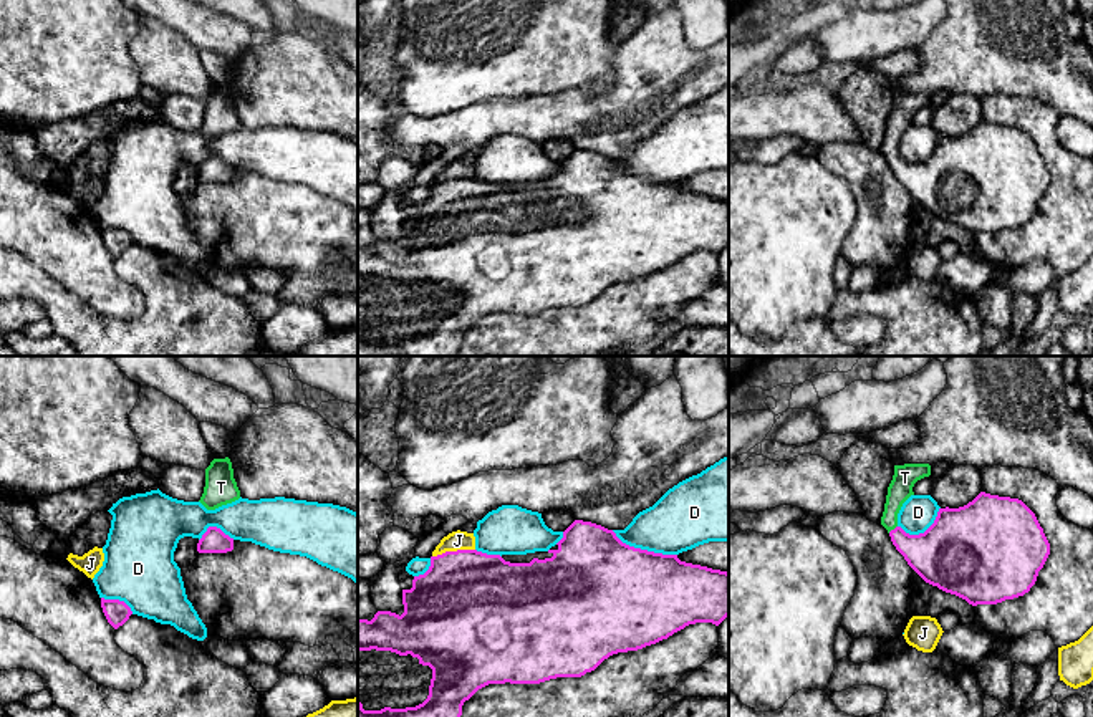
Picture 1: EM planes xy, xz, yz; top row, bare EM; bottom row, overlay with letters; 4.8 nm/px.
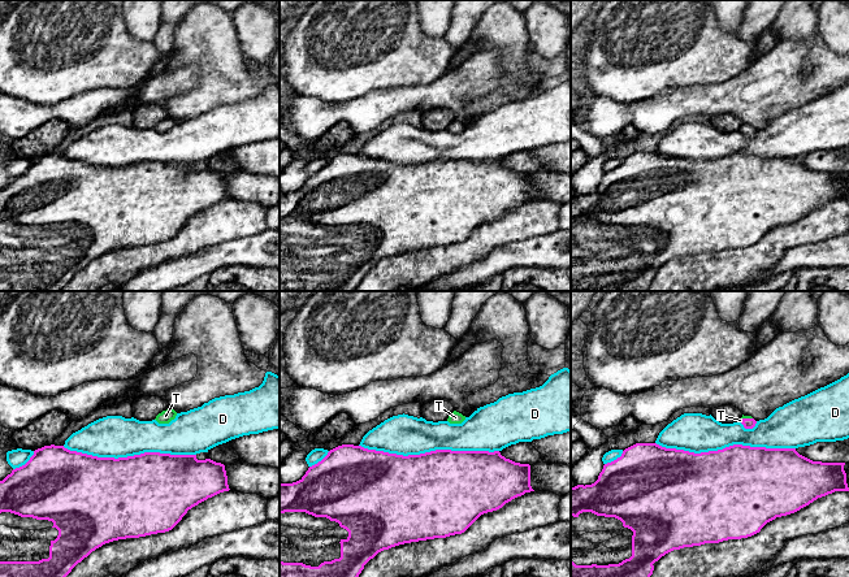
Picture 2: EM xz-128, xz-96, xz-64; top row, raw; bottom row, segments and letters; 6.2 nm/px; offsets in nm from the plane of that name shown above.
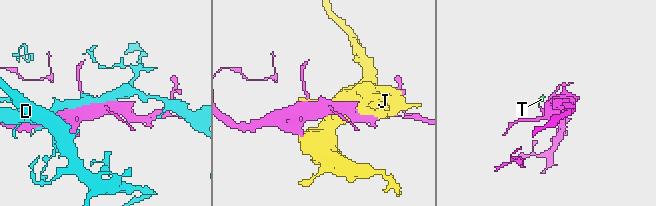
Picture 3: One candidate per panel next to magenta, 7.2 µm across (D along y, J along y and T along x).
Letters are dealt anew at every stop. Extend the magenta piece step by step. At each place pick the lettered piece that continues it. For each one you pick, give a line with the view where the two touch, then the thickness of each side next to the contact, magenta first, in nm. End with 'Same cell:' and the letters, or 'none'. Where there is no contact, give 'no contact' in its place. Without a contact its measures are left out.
T: yz | 260/120 nm
Same cell: T

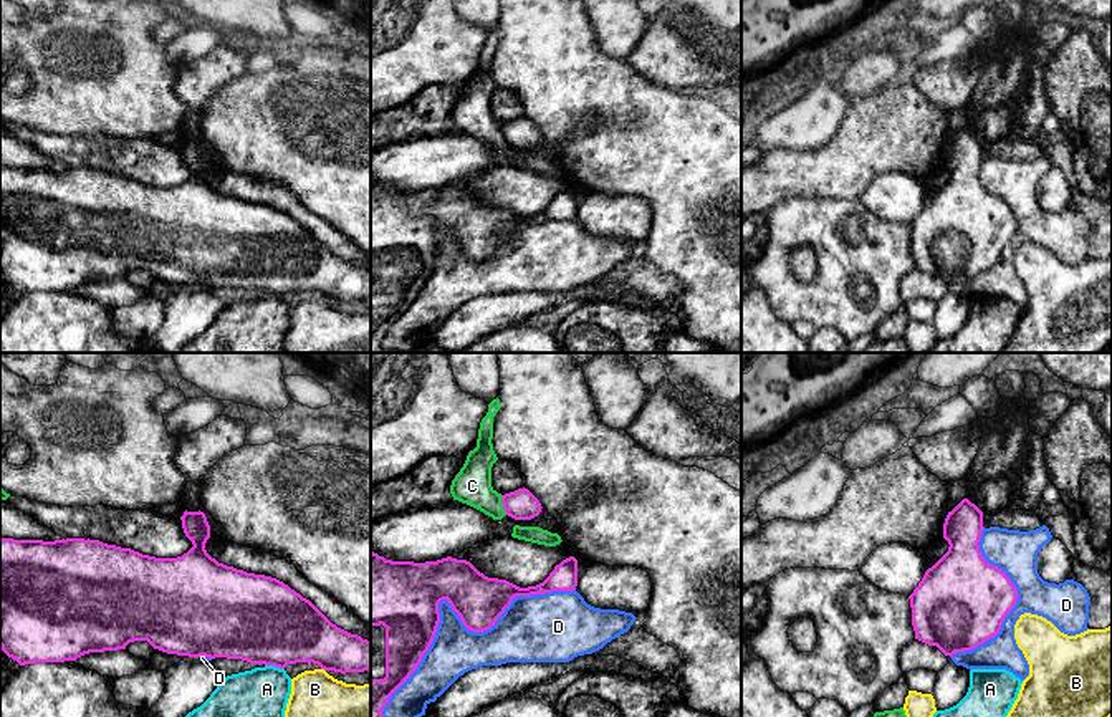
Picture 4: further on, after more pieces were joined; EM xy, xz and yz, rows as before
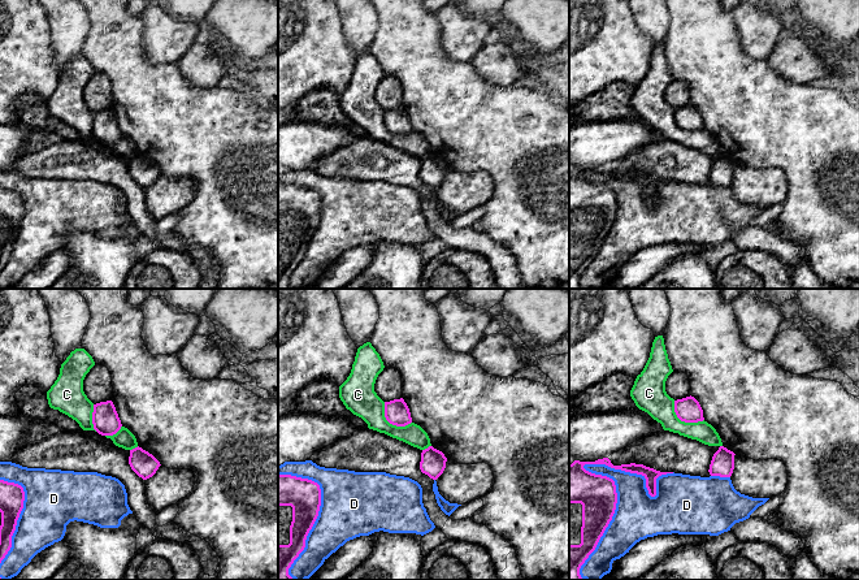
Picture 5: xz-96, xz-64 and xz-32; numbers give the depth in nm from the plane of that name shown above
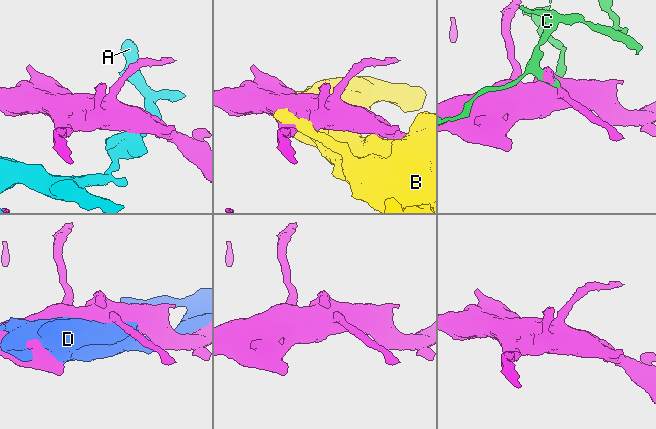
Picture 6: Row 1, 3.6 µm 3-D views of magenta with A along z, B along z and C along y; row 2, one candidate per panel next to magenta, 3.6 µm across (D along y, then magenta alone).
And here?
Same cell: none

